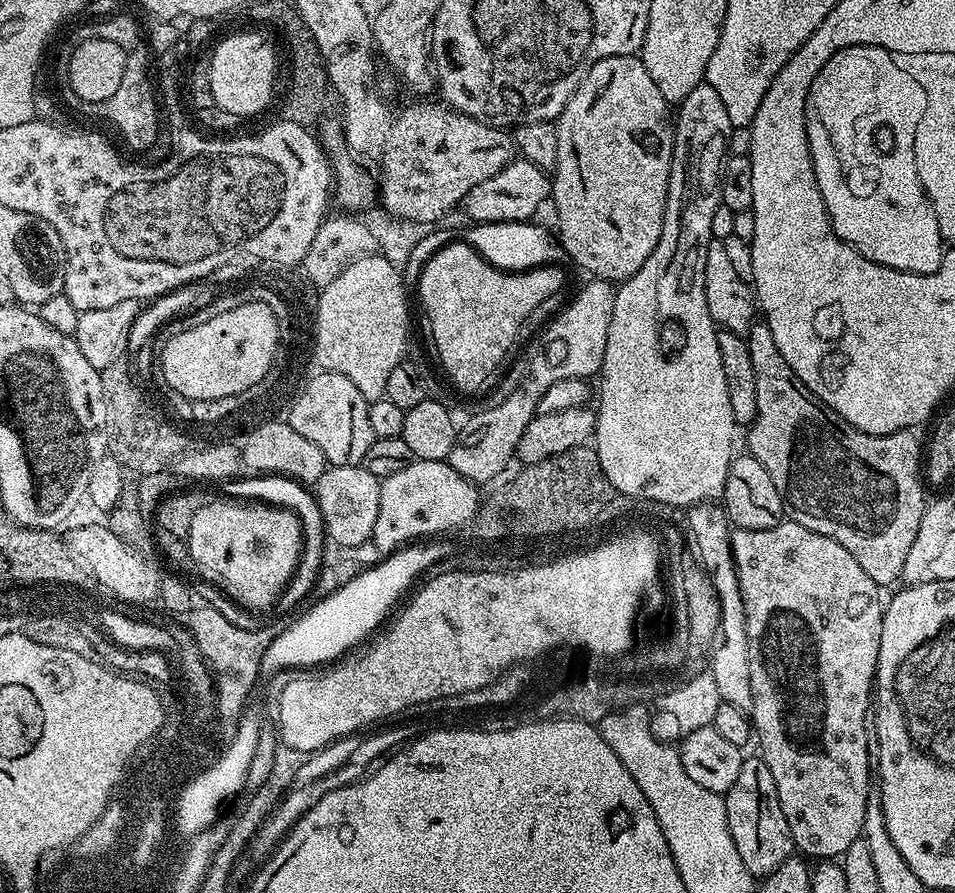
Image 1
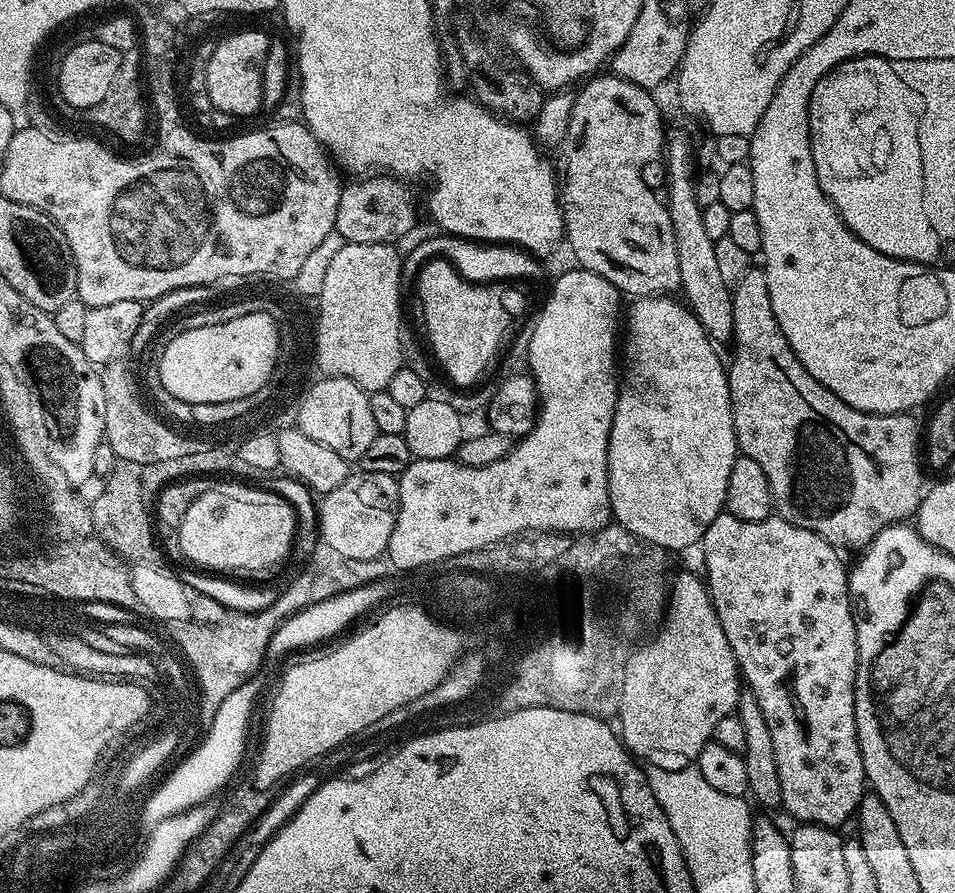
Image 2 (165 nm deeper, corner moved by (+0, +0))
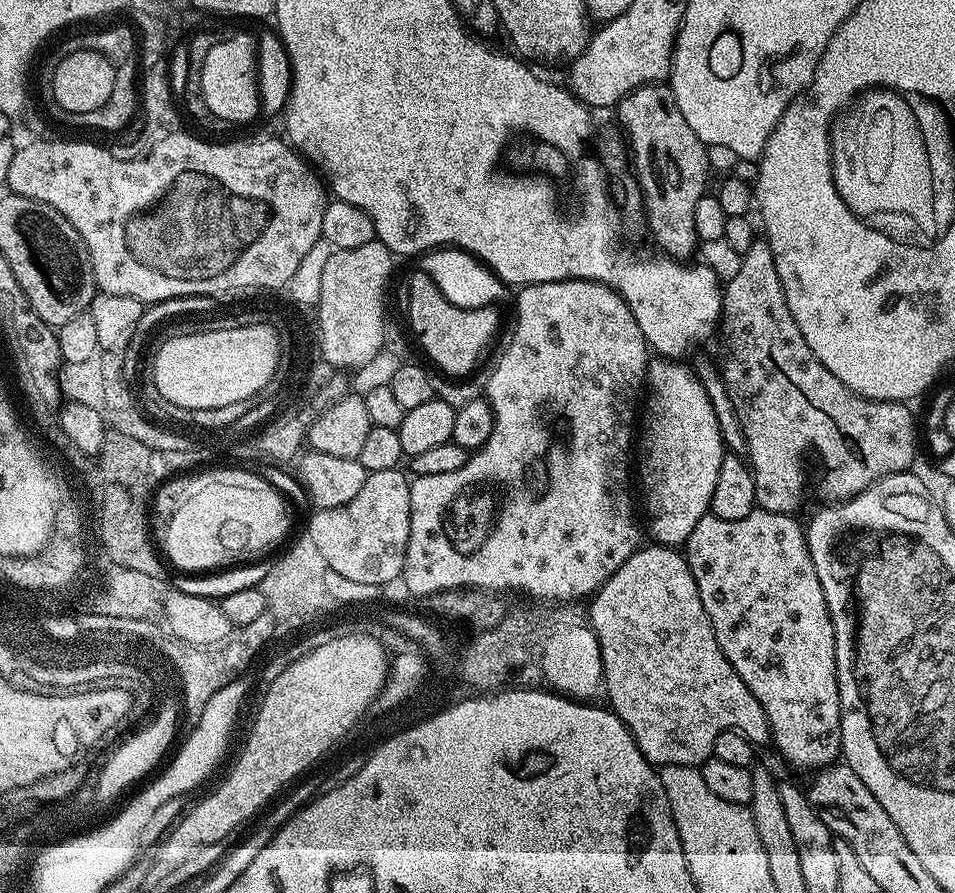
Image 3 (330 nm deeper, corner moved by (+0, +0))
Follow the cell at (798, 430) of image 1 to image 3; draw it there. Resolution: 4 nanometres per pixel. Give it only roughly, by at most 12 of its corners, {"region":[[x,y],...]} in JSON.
{"region":[[767,239],[722,288],[718,367],[756,502],[906,472],[907,403],[806,346]]}

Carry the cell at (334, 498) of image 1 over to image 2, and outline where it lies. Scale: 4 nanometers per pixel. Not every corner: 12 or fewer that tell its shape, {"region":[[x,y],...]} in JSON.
{"region":[[353,471],[318,504],[343,557],[388,550],[400,505],[390,474]]}

